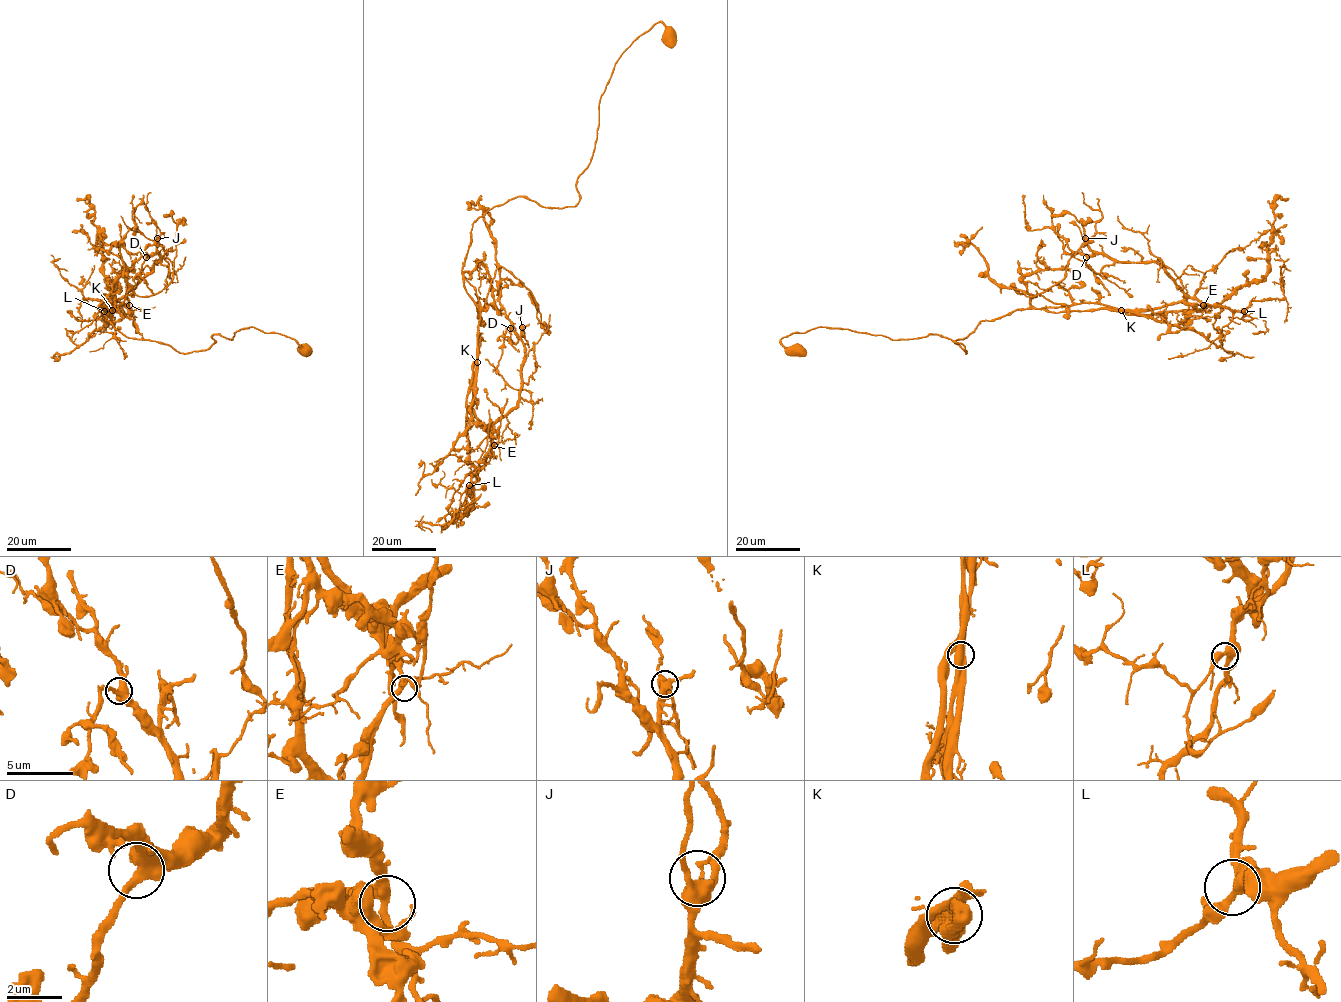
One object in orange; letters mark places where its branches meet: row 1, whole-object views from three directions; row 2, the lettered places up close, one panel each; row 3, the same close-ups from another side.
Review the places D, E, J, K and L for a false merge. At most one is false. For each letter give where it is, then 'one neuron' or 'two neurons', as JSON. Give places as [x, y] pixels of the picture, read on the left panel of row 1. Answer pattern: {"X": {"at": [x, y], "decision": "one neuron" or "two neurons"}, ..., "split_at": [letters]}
{"D": {"at": [146, 257], "decision": "one neuron"}, "E": {"at": [129, 305], "decision": "one neuron"}, "J": {"at": [157, 238], "decision": "one neuron"}, "K": {"at": [112, 310], "decision": "two neurons"}, "L": {"at": [104, 311], "decision": "one neuron"}, "split_at": ["K"]}

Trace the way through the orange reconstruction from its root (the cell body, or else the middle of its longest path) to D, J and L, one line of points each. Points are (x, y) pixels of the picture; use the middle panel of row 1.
D: (669, 37), (655, 23), (615, 64), (575, 206), (516, 196), (472, 224), (486, 427), (518, 399), (510, 328)
J: (669, 37), (655, 23), (615, 64), (575, 206), (516, 196), (472, 224), (486, 427), (517, 405), (522, 327)
L: (669, 37), (655, 23), (615, 64), (575, 206), (516, 196), (472, 224), (471, 407), (493, 444), (469, 485)

